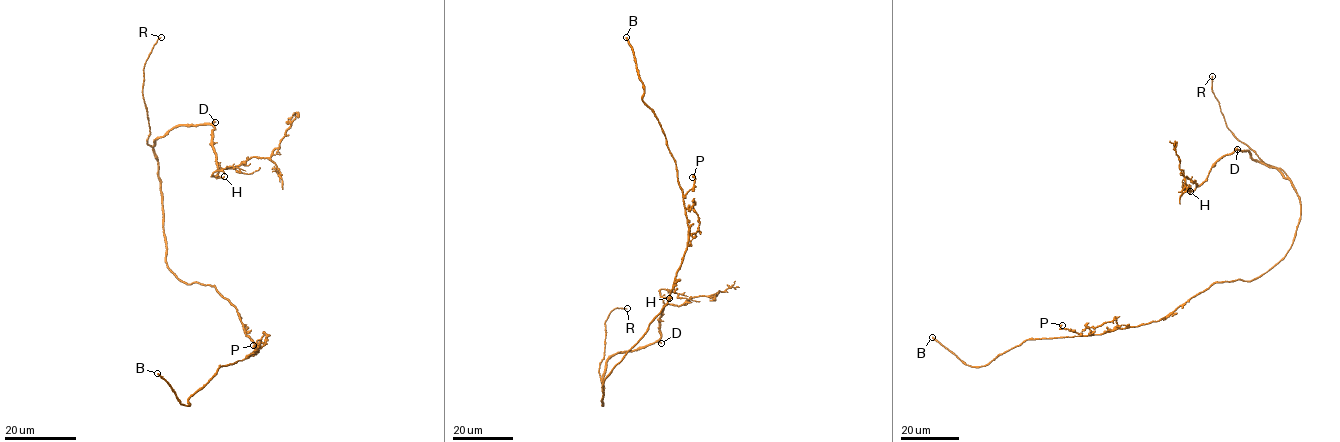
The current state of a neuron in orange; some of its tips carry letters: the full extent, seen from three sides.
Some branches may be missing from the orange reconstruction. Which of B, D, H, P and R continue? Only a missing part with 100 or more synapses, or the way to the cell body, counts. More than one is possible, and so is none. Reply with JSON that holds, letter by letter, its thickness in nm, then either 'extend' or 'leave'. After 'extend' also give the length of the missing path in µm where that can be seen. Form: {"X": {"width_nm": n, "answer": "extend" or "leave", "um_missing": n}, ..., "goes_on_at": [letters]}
{"B": {"width_nm": 280, "answer": "extend", "um_missing": 140}, "D": {"width_nm": 260, "answer": "leave"}, "H": {"width_nm": 120, "answer": "leave"}, "P": {"width_nm": 280, "answer": "leave"}, "R": {"width_nm": 170, "answer": "extend", "um_missing": 10}, "goes_on_at": ["B", "R"]}

